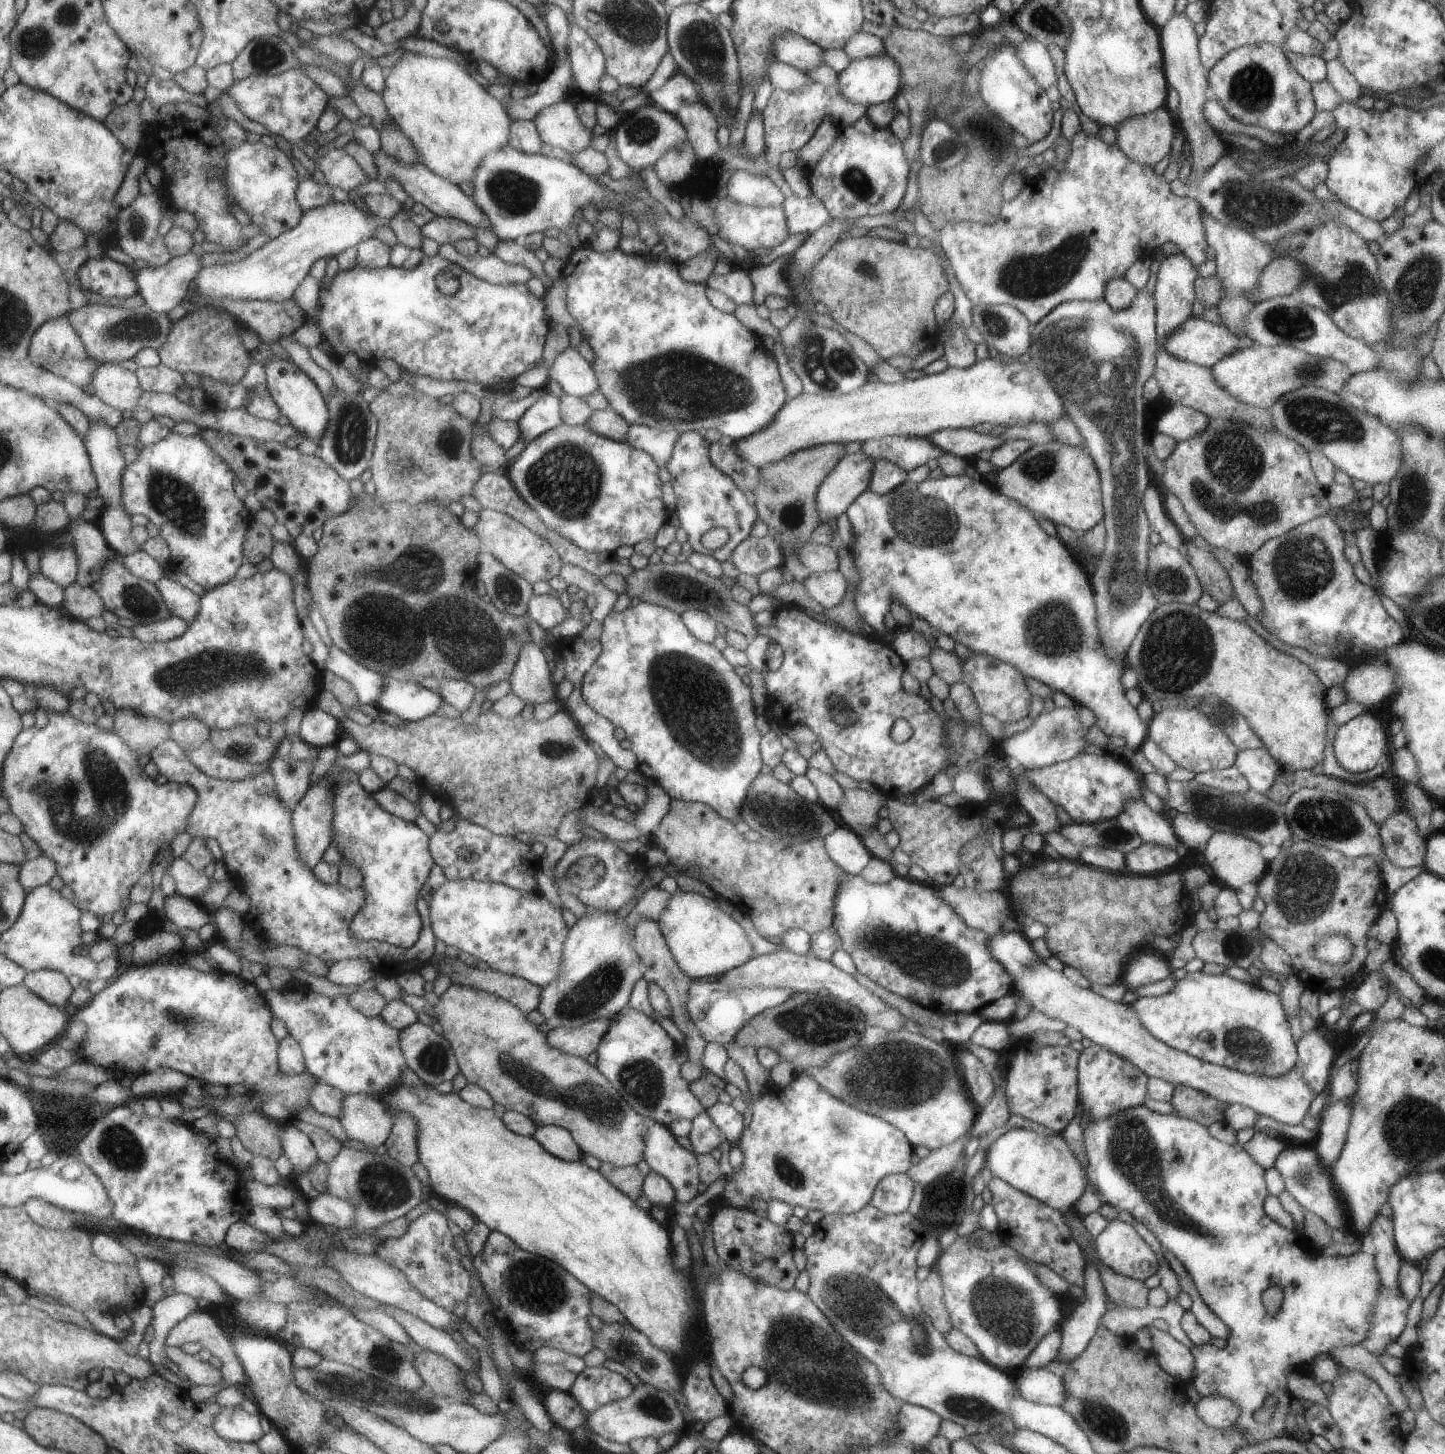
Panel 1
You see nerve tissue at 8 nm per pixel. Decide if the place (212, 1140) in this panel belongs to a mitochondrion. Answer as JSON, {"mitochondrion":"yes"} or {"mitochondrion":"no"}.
{"mitochondrion":"no"}

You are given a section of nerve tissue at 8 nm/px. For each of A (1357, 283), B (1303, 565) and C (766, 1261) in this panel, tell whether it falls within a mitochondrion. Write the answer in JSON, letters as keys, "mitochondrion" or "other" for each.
{"A":"mitochondrion","B":"mitochondrion","C":"other"}

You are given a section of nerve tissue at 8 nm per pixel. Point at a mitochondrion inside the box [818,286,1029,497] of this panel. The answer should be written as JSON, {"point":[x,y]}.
{"point":[996,324]}

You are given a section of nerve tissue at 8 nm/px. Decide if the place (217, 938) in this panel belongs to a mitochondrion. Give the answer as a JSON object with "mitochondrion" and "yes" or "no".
{"mitochondrion":"no"}

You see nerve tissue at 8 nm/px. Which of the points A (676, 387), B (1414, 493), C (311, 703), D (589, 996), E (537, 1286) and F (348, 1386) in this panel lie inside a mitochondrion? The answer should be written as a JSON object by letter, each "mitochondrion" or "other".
{"A":"mitochondrion","B":"mitochondrion","C":"other","D":"mitochondrion","E":"mitochondrion","F":"mitochondrion"}

